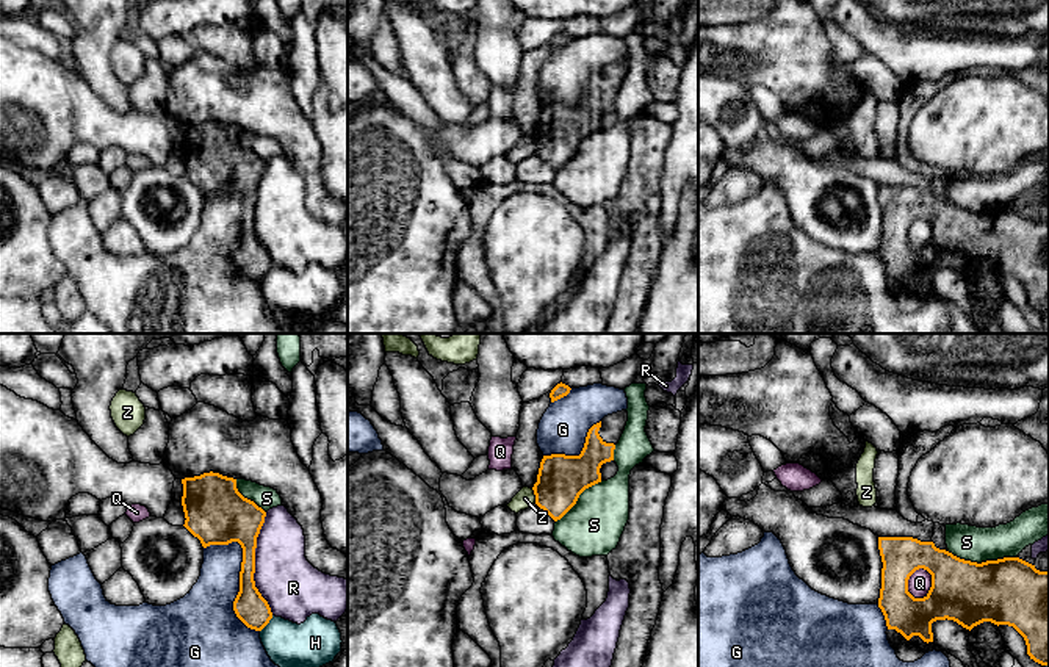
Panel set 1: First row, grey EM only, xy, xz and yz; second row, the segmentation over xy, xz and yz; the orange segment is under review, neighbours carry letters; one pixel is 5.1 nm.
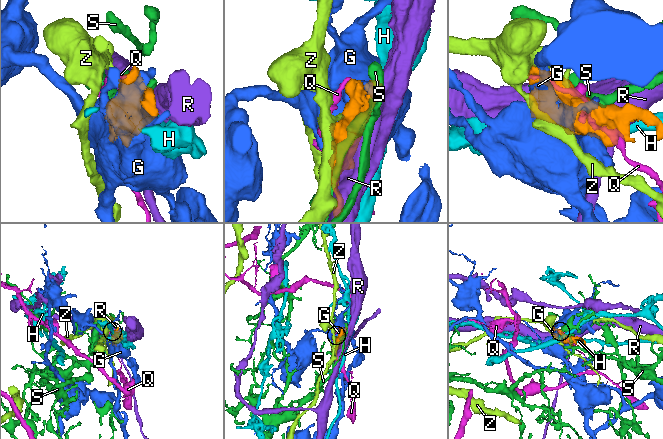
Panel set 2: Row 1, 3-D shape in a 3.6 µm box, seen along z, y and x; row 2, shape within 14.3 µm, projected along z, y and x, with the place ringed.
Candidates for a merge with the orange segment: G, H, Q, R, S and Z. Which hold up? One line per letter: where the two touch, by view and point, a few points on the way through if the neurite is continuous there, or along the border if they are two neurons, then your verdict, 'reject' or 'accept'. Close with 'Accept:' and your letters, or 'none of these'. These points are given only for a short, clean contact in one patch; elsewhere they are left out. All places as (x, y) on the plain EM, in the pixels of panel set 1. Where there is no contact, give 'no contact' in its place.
G: xy (240, 223) | reject
H: xy (268, 271) | reject
Q: yz (907, 230) | reject
R: xy (254, 213) | reject
S: yz (982, 212) | reject
Z: xz (536, 146) | along xz (531, 138), (536, 152) | reject
Accept: none of these

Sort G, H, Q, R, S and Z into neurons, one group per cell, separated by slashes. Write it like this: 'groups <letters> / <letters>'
groups G / H / Q / R / S / Z

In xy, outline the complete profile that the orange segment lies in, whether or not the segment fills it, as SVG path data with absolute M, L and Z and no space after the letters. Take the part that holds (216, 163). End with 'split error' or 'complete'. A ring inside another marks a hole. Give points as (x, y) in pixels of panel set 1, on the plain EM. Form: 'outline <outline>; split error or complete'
outline M210 121L185 127L182 133L183 175L202 196L232 191L241 194L240 241L233 260L247 277L261 280L272 268L271 257L254 230L257 186L266 161L238 141L233 127Z; complete

